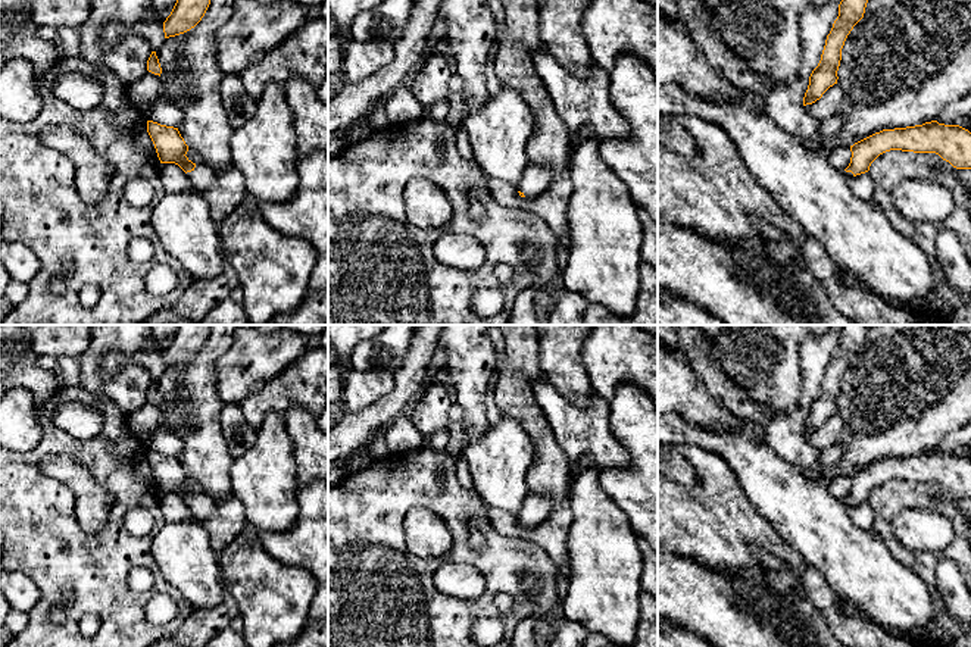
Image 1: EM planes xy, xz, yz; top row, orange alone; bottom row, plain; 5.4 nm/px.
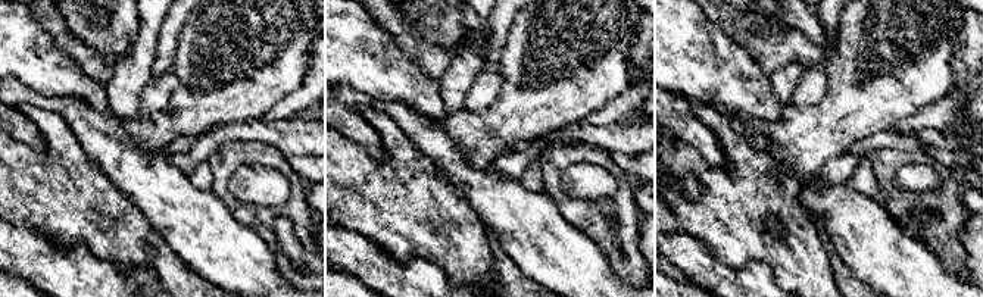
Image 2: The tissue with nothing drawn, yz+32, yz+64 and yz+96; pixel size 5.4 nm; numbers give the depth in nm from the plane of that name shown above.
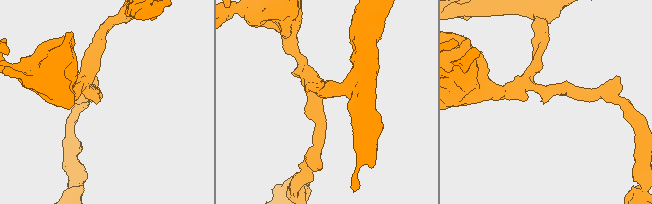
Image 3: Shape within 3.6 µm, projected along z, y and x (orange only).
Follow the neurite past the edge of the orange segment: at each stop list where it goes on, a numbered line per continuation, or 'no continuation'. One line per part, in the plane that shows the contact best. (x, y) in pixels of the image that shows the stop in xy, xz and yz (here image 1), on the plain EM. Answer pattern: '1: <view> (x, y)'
1: xy (202, 506)

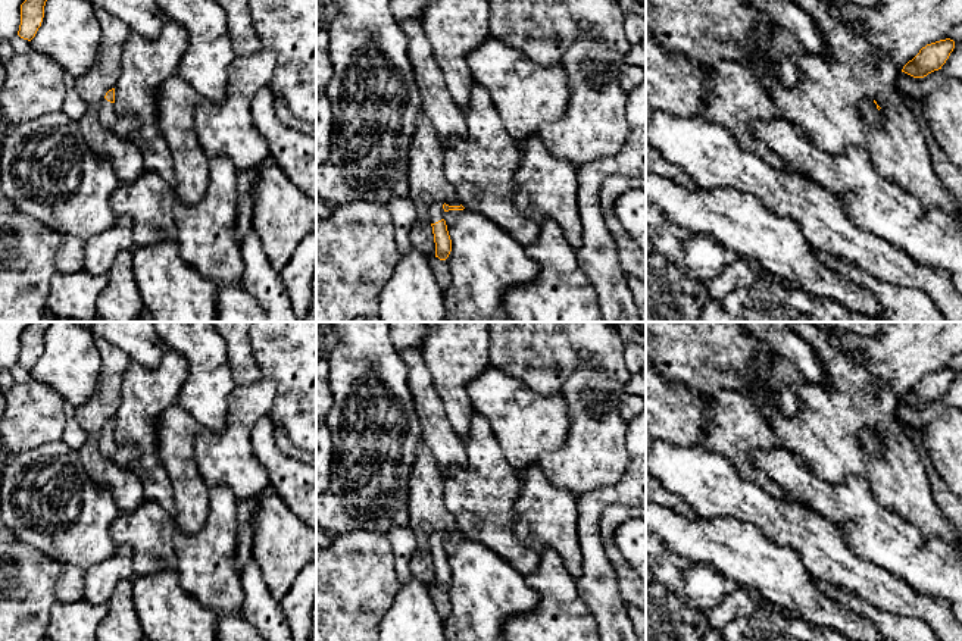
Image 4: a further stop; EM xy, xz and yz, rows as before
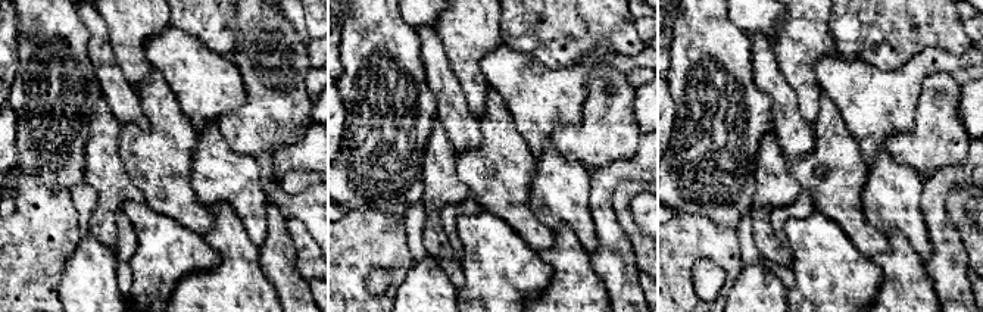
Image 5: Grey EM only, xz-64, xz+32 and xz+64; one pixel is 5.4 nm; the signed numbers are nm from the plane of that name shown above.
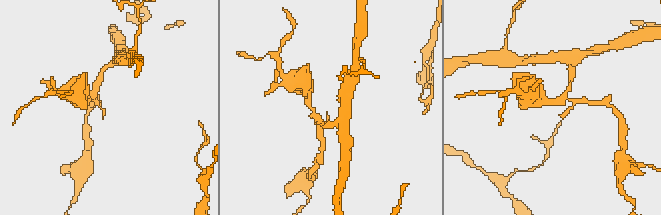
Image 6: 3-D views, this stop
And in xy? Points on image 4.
1: xy (119, 455)

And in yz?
1: yz (874, 446)

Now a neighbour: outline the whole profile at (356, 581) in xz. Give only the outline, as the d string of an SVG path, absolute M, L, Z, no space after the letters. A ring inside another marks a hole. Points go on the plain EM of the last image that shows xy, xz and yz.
M353 529L337 535L331 545L316 547L316 641L380 641L382 613L400 588L388 535Z

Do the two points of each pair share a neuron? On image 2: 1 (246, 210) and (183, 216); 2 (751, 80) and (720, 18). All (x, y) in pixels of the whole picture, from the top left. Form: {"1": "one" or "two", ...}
{"1": "two", "2": "two"}

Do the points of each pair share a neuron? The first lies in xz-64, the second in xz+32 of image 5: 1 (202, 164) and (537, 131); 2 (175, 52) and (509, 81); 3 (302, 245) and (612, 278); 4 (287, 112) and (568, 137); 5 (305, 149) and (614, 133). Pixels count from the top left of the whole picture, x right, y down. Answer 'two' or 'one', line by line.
1: two
2: one
3: two
4: one
5: two

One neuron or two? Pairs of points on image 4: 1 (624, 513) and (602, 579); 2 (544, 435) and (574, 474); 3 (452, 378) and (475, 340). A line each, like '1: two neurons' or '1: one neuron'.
1: two neurons
2: two neurons
3: one neuron

